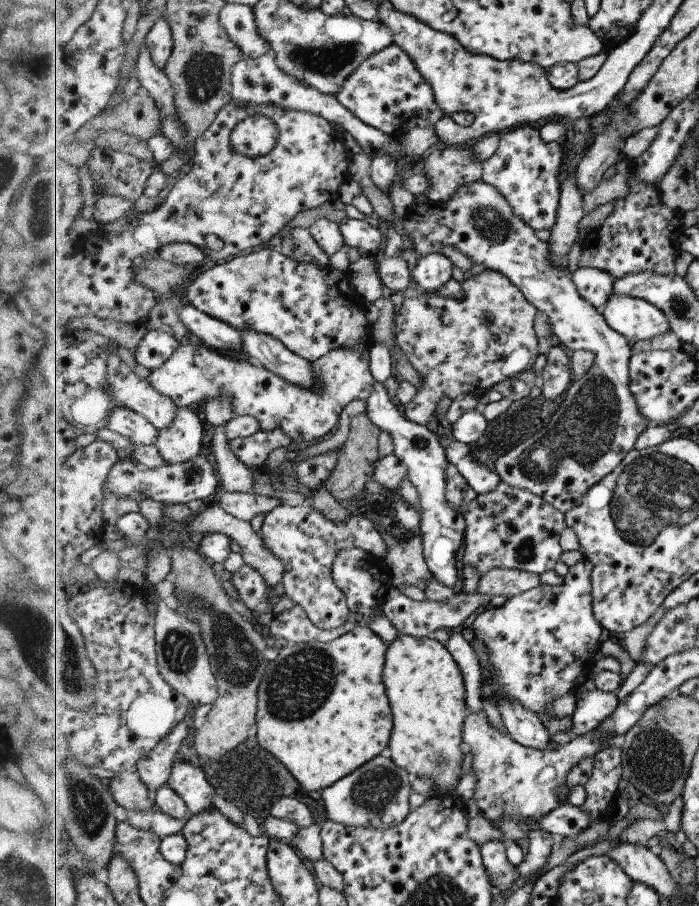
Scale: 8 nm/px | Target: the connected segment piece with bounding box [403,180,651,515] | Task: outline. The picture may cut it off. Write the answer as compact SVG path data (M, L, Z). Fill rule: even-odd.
M484 180L461 186L461 192L457 192L457 196L453 196L453 200L449 200L448 203L414 203L403 221L403 227L414 245L417 260L427 254L439 253L445 246L459 248L463 254L471 258L471 261L482 263L487 269L505 274L513 284L521 288L529 302L538 311L549 316L553 333L569 352L585 349L595 353L595 364L588 374L573 380L566 392L565 400L561 401L560 408L556 410L551 422L537 435L519 444L495 462L496 472L507 484L541 496L545 502L565 515L579 508L588 491L621 465L625 456L636 449L639 436L651 427L649 420L645 420L645 416L641 414L639 404L630 390L629 362L632 346L628 339L609 327L604 314L581 296L575 284L575 274L569 268L553 264L548 242L541 242L534 229L513 212L509 200L495 186L487 184Z

